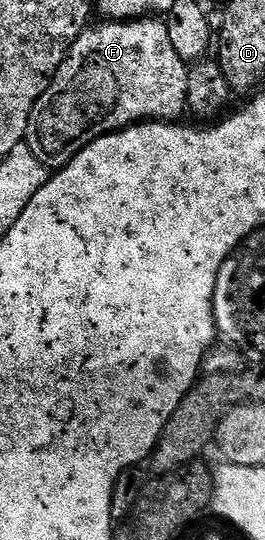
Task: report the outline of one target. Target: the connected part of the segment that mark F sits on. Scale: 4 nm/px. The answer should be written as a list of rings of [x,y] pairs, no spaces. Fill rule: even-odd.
[[[139,18],[106,22],[103,28],[94,27],[87,27],[80,38],[76,38],[70,55],[58,68],[46,93],[36,102],[28,122],[24,142],[47,170],[57,170],[72,162],[72,158],[76,158],[84,146],[109,132],[121,132],[123,128],[143,122],[178,122],[183,119],[182,112],[187,111],[190,70],[187,61],[176,54],[172,38],[168,38],[168,26],[161,19]]]

